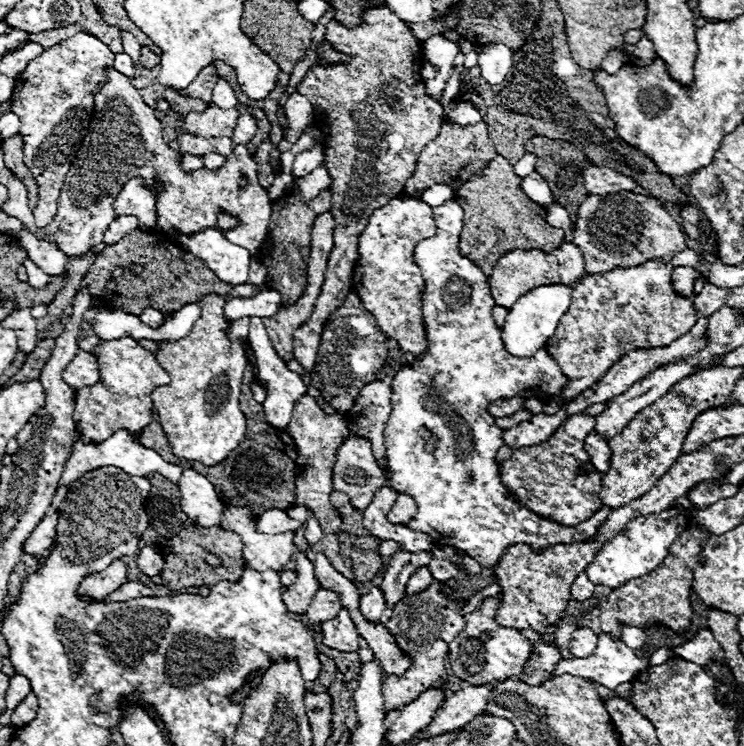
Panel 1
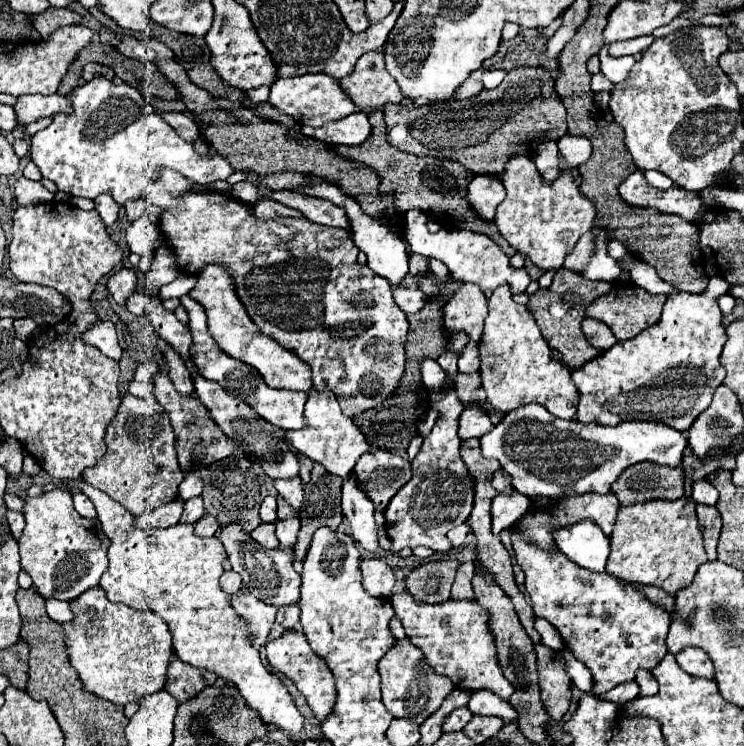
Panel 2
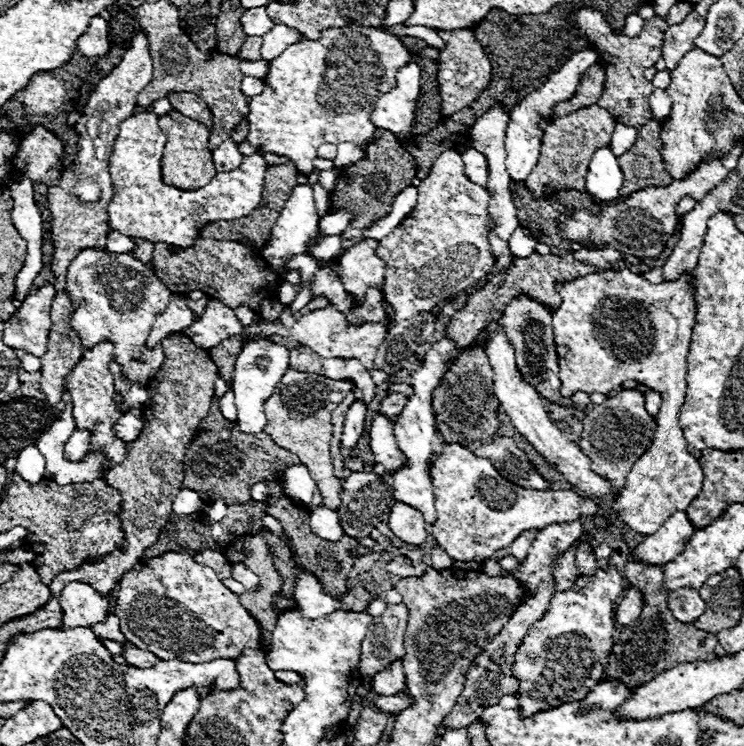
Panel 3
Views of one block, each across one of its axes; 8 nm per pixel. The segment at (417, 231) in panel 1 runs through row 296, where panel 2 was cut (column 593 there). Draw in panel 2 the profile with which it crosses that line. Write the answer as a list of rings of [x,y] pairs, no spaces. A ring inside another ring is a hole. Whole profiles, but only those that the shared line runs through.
[[[624,258],[621,263],[622,270],[630,272],[634,284],[651,294],[666,294],[670,300],[666,300],[656,326],[642,330],[628,342],[616,342],[610,350],[572,372],[572,380],[580,390],[576,420],[582,424],[596,422],[608,426],[616,426],[624,420],[654,420],[686,432],[696,416],[708,408],[714,390],[722,384],[726,374],[718,360],[726,332],[716,300],[728,292],[728,282],[722,276],[712,276],[706,292],[688,294],[672,288],[658,276],[654,267],[639,259],[636,262]]]

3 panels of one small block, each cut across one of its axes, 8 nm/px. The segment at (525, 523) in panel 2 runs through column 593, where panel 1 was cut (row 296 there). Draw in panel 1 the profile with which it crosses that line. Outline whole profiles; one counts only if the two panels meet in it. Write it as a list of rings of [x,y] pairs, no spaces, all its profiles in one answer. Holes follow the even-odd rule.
[[[562,242],[554,252],[514,250],[502,256],[490,274],[492,296],[498,306],[510,308],[524,292],[538,288],[538,284],[574,284],[584,276],[584,256],[574,242]]]

